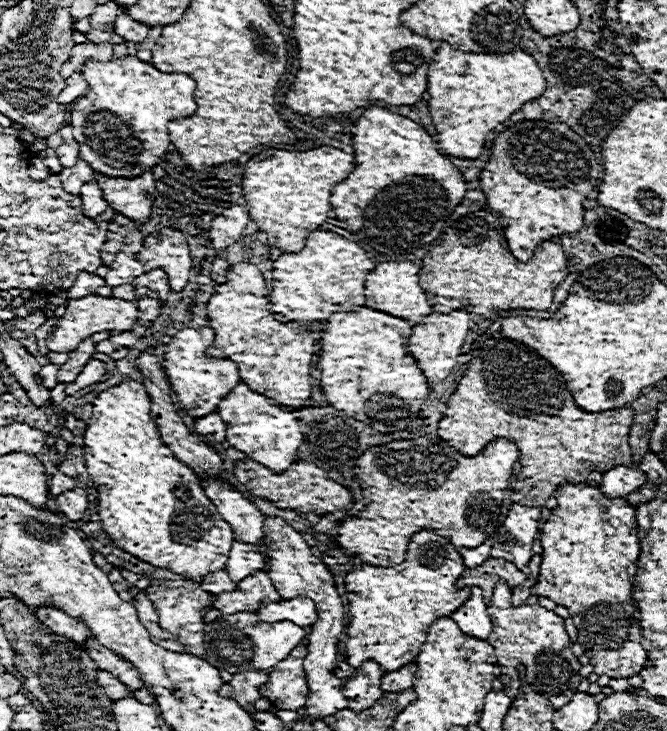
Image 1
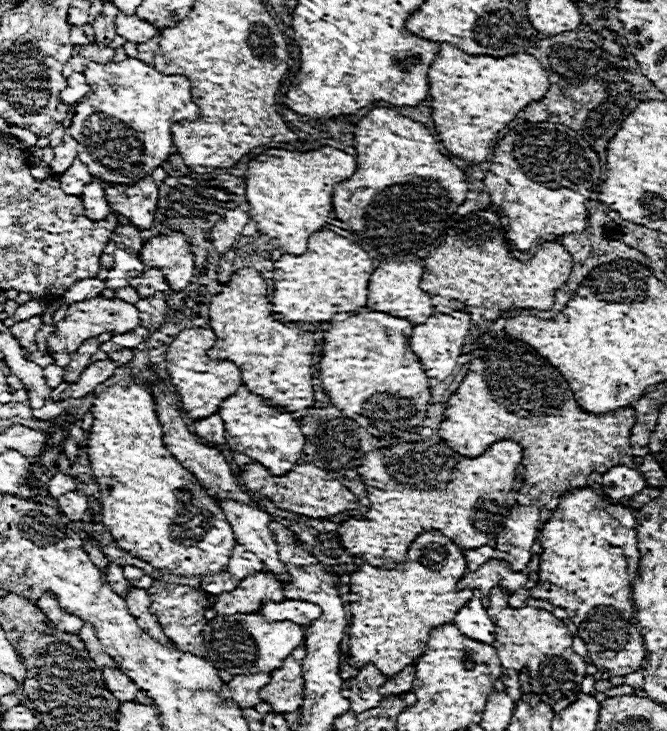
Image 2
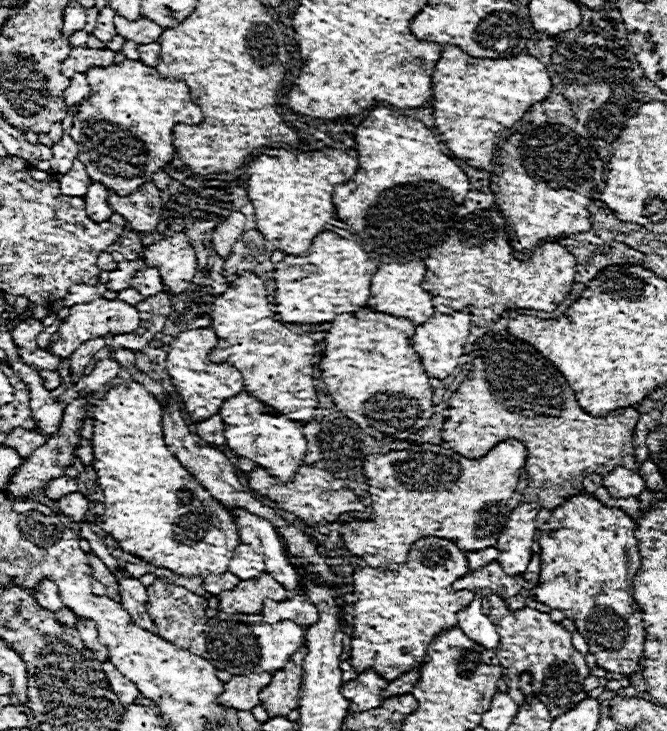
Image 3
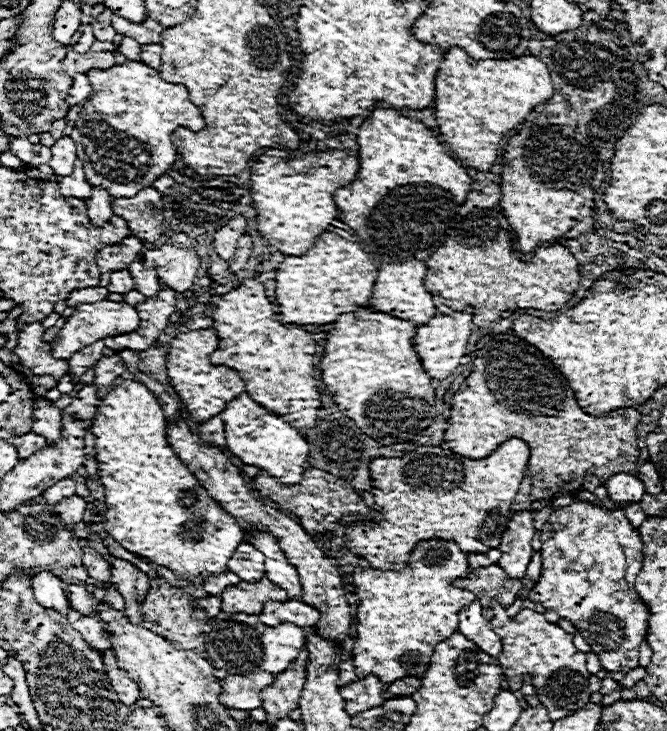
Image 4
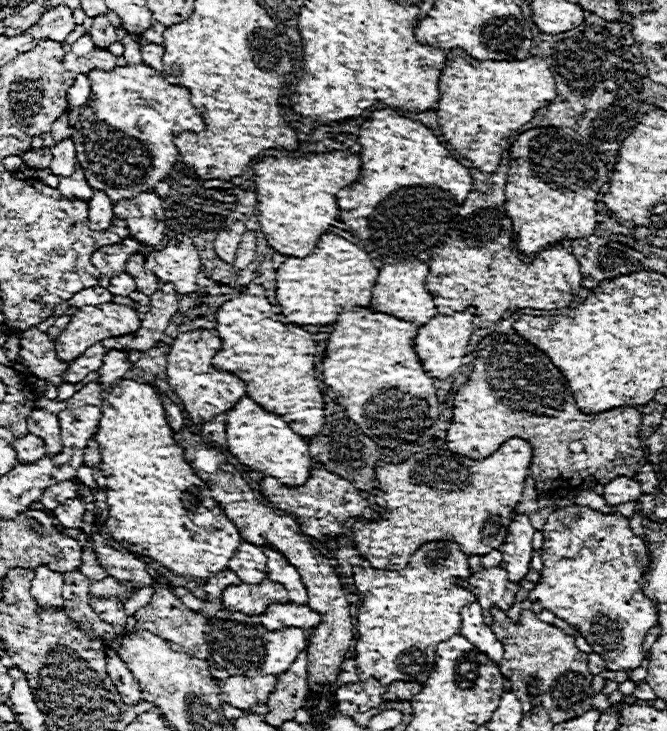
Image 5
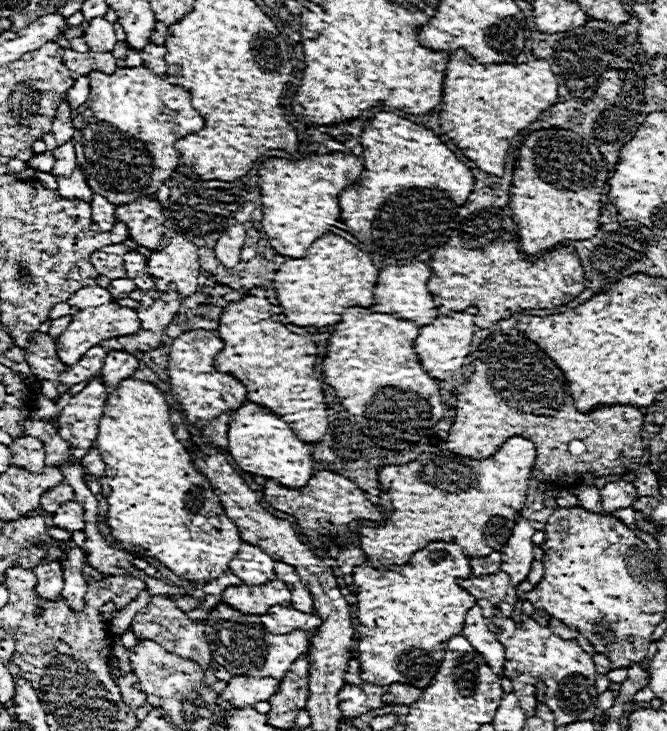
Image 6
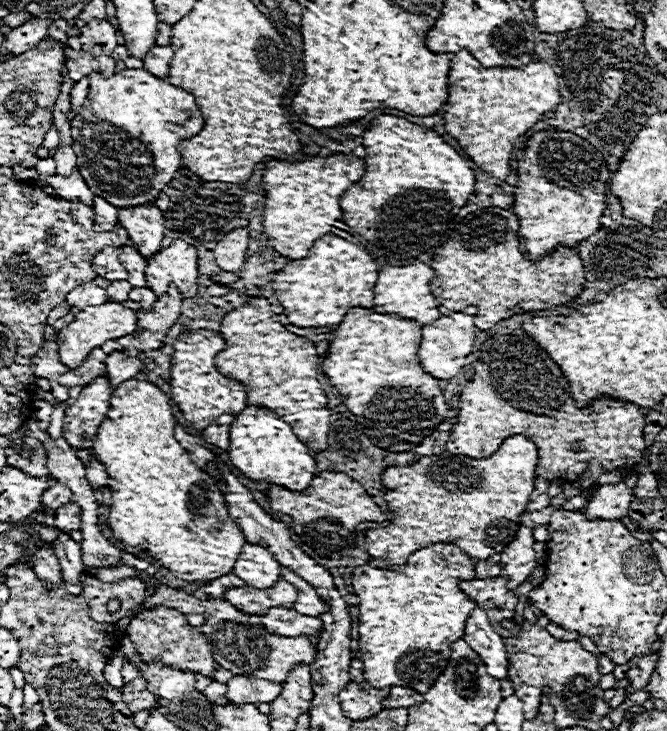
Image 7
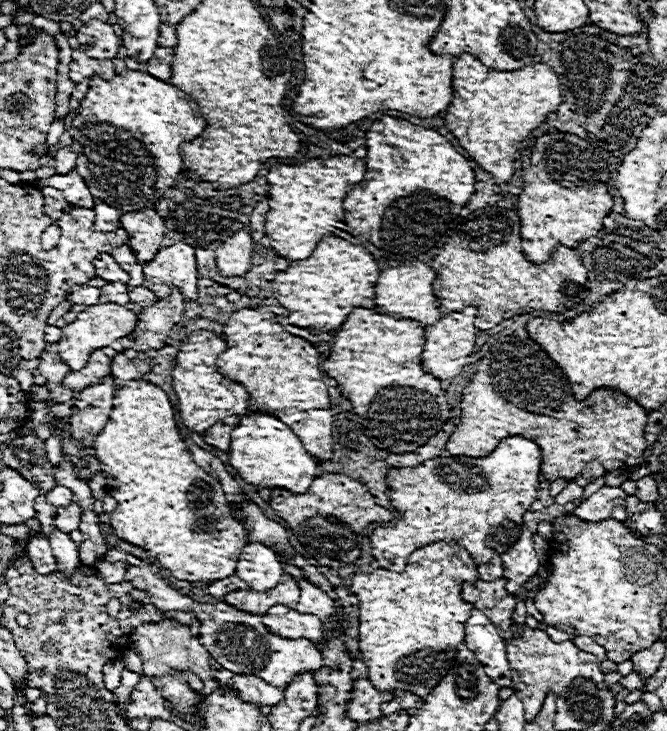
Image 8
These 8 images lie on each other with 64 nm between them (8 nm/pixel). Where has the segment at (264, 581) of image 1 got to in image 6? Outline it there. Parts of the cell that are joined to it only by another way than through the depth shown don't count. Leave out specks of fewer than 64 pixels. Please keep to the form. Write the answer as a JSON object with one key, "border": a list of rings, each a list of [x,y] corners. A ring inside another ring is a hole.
{"border":[[[272,580],[272,584],[264,584],[260,588],[250,588],[244,584],[240,588],[226,588],[222,592],[222,602],[244,614],[264,614],[274,604],[290,606],[292,594],[284,582]]]}

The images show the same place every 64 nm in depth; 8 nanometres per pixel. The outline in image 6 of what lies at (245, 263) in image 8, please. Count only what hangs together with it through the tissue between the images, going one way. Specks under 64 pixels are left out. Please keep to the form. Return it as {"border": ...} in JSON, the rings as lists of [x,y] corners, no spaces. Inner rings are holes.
{"border":[[[234,224],[226,228],[226,232],[218,238],[214,246],[214,254],[226,268],[234,268],[240,262],[238,258],[240,258],[240,250],[244,244],[244,236],[246,236],[244,224]]]}

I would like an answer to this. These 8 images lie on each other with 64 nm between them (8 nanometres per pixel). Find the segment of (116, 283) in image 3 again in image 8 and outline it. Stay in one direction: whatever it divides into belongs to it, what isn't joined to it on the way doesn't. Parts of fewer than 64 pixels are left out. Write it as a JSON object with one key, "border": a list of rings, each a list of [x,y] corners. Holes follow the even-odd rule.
{"border":[[[106,284],[102,288],[102,296],[100,302],[116,302],[116,304],[126,304],[130,302],[128,294],[126,294],[126,286],[124,284]]]}

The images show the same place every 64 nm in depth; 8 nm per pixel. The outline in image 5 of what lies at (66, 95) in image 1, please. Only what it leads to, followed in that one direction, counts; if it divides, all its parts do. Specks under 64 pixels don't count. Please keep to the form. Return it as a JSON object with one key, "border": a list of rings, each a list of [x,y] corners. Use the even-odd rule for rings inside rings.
{"border":[[[77,74],[77,76],[74,76],[74,86],[68,90],[70,108],[84,106],[88,98],[90,98],[90,82],[88,82],[86,74]]]}

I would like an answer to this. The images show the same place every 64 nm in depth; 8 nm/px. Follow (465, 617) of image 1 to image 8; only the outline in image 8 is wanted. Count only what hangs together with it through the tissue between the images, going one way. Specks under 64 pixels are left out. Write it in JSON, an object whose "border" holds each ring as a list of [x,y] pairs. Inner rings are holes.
{"border":[[[472,610],[464,632],[466,646],[484,664],[484,672],[498,686],[512,686],[512,670],[506,660],[506,644],[498,634],[498,628],[480,610]]]}

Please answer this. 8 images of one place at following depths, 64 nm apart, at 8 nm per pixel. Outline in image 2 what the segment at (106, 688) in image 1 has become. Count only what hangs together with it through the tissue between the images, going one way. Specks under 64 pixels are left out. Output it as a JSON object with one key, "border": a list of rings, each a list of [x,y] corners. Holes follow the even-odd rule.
{"border":[[[104,668],[102,670],[104,674],[104,684],[106,688],[116,696],[116,700],[134,700],[136,694],[138,694],[138,688],[132,680],[128,680],[122,672],[114,672],[110,668]]]}

